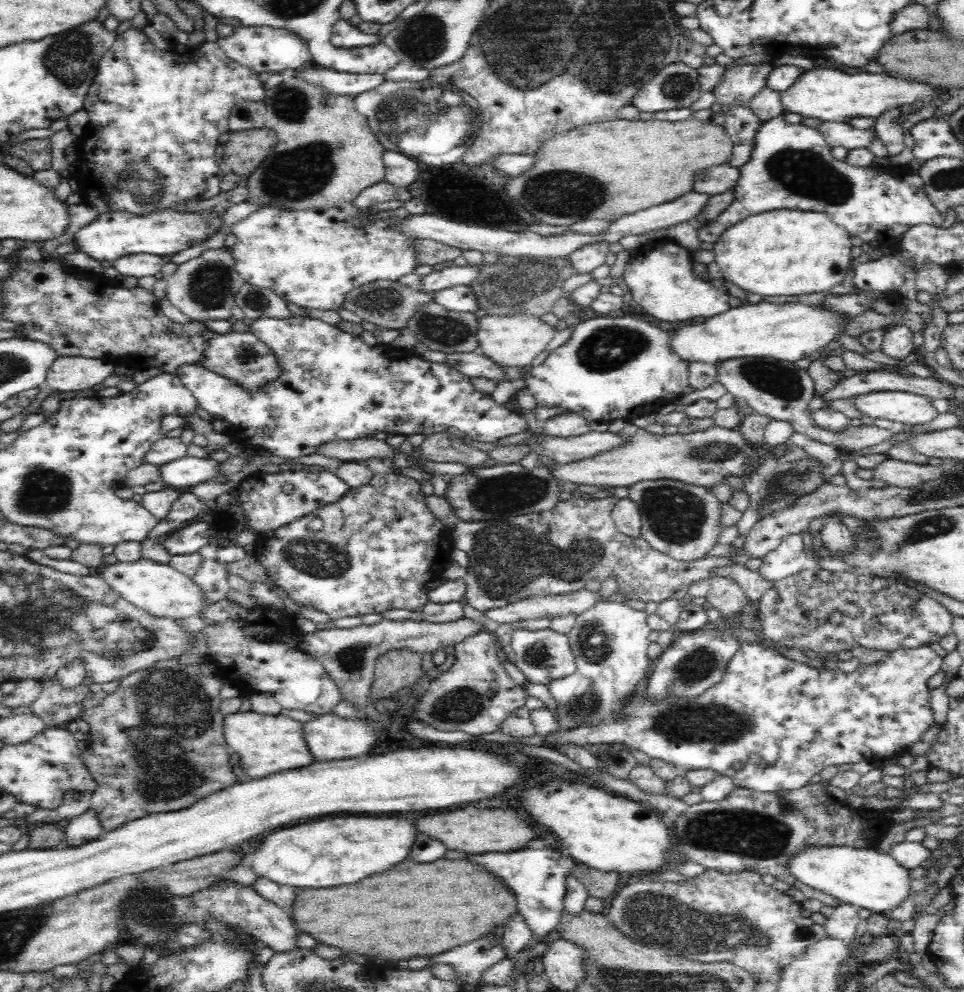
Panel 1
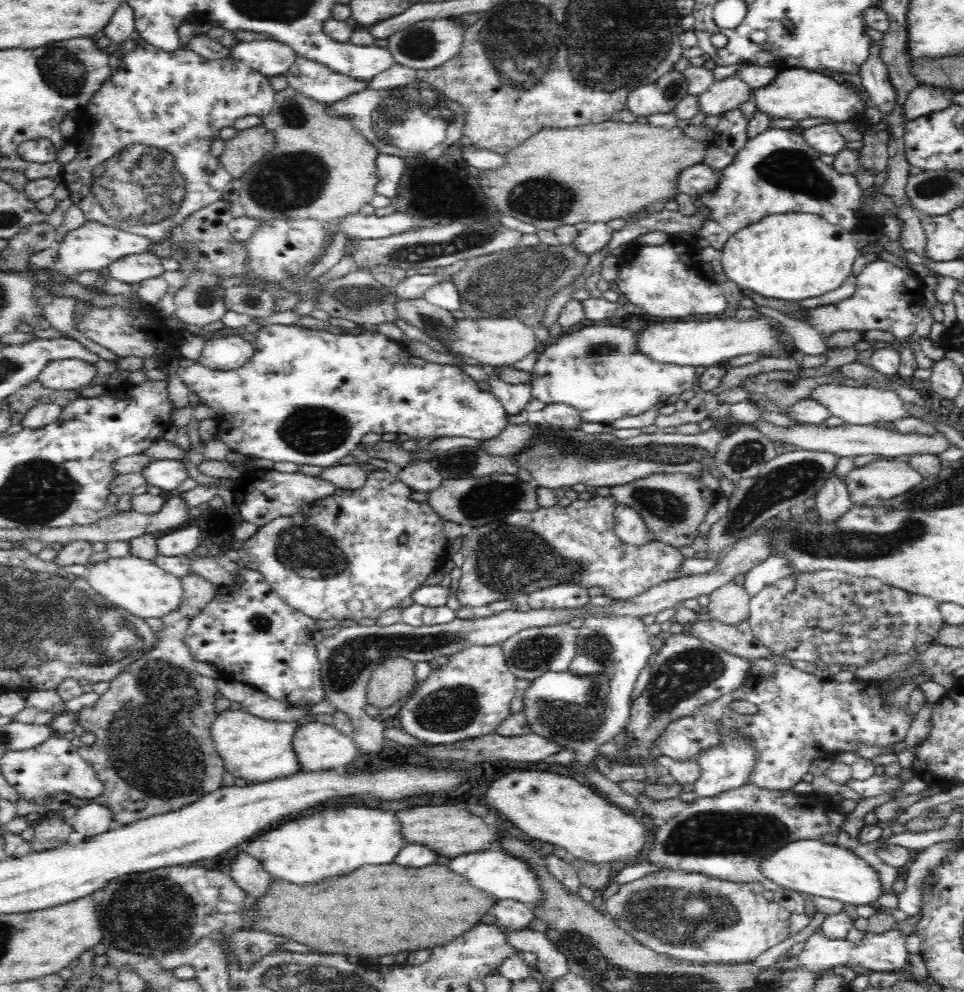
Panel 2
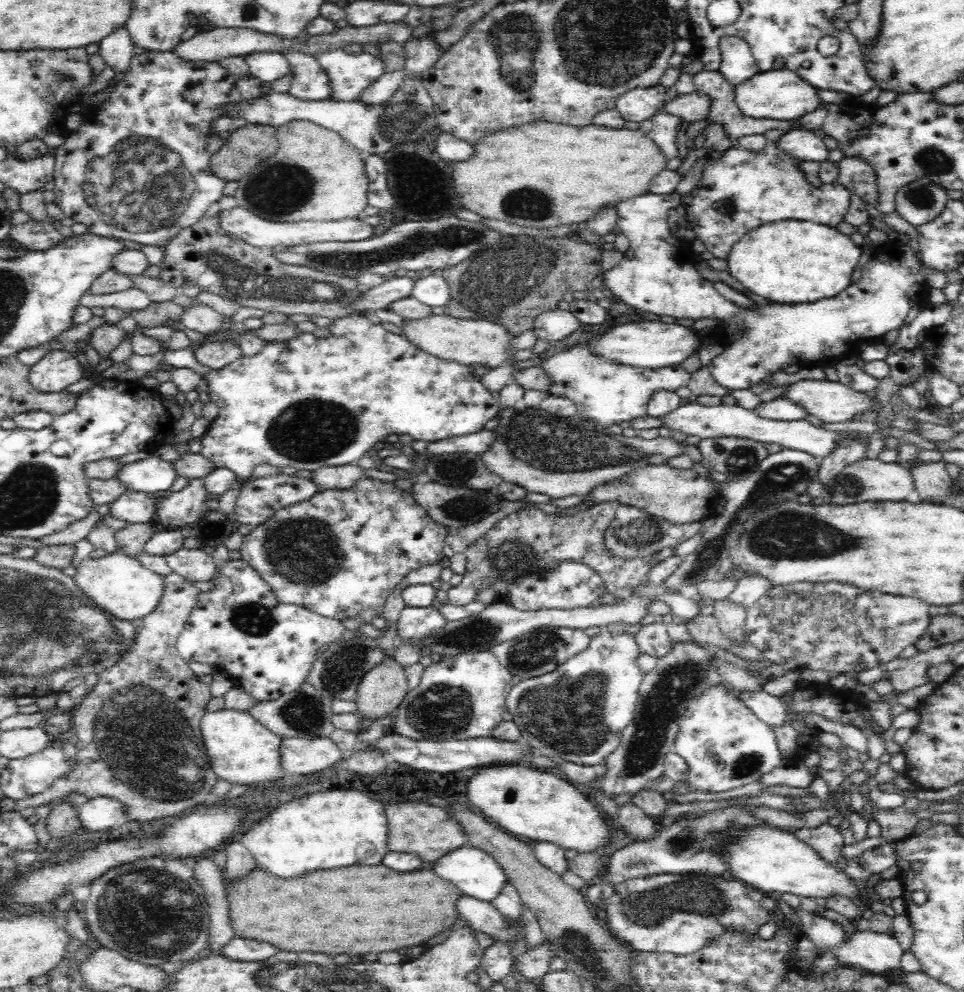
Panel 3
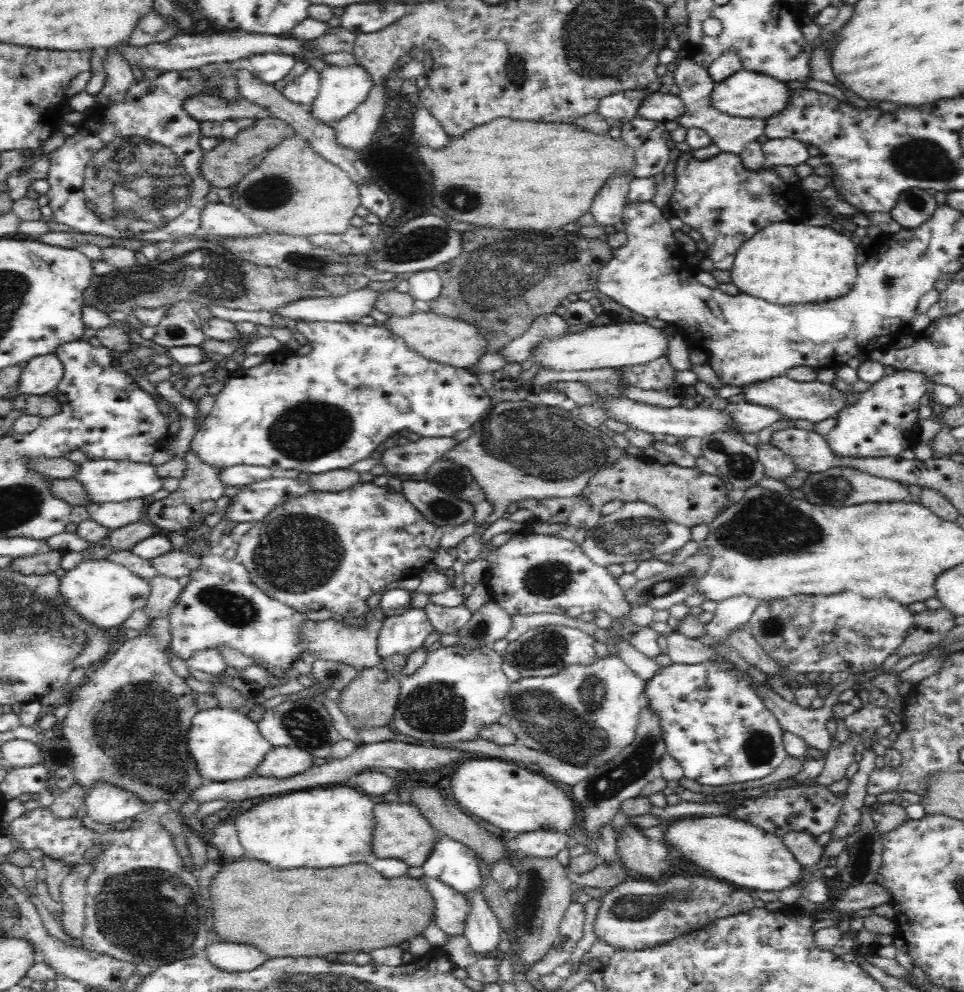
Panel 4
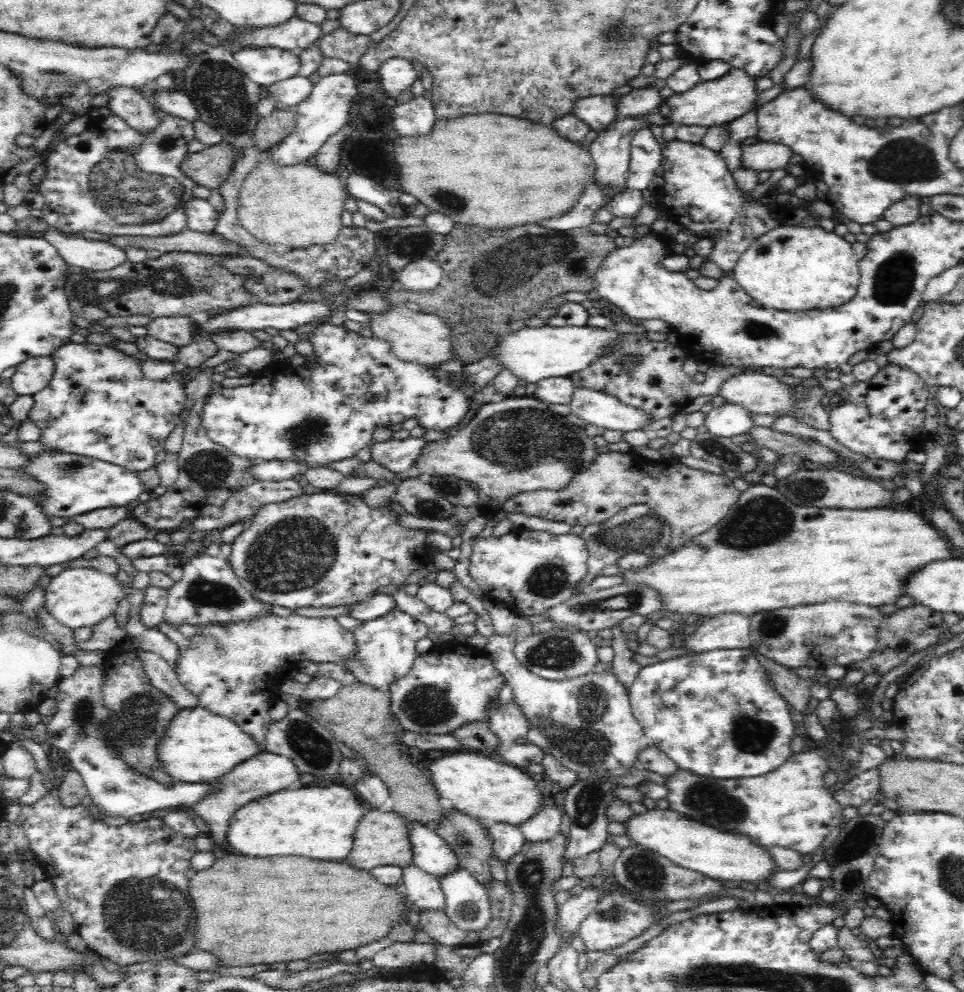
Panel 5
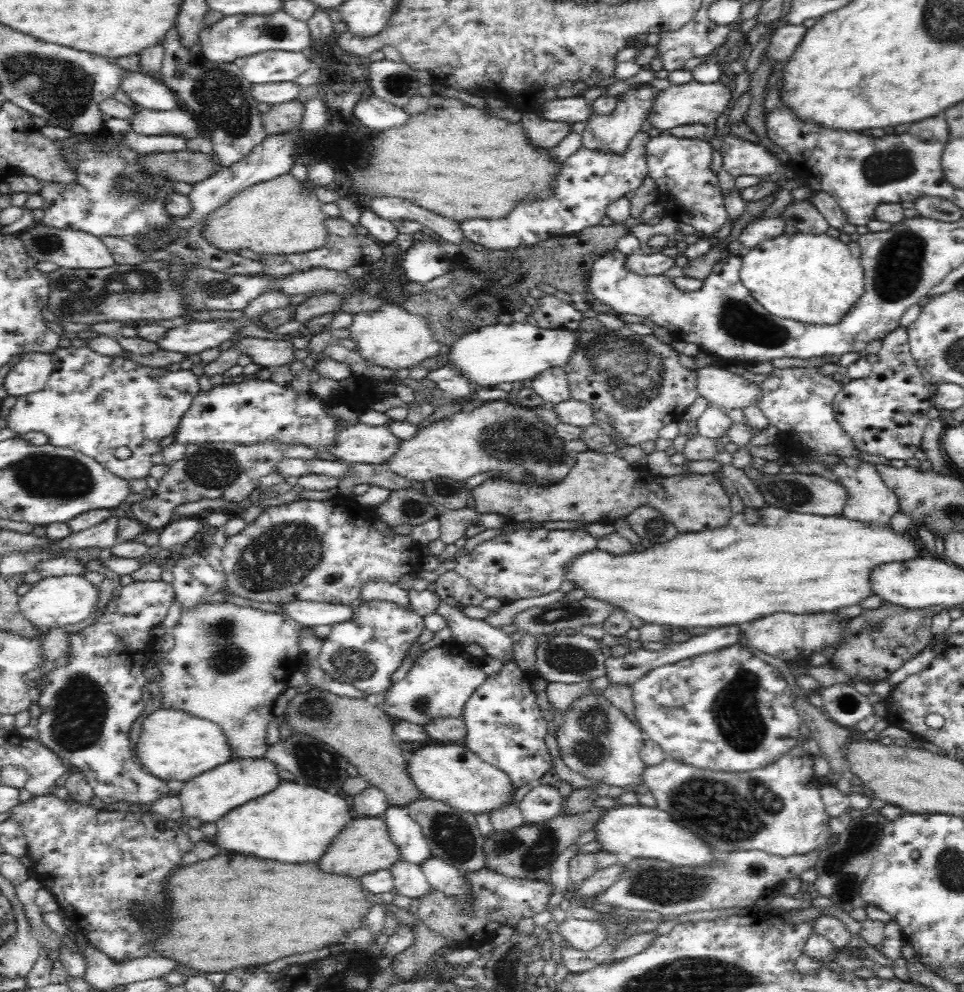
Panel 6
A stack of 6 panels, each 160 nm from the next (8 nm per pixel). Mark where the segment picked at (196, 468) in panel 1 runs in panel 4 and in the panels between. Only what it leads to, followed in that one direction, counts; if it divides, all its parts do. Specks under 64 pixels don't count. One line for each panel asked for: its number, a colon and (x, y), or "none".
2: (165, 474)
3: (152, 474)
4: (103, 480)

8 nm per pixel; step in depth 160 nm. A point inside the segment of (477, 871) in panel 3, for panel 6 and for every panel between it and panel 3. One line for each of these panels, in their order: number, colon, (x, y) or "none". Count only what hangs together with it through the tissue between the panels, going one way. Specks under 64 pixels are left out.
4: (455, 864)
5: (430, 853)
6: (405, 833)

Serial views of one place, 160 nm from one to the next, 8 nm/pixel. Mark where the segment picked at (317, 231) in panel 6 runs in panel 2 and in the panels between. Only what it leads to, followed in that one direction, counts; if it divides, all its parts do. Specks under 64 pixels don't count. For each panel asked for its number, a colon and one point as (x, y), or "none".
2: (321, 168)
3: (315, 175)
4: (294, 191)
5: (295, 206)

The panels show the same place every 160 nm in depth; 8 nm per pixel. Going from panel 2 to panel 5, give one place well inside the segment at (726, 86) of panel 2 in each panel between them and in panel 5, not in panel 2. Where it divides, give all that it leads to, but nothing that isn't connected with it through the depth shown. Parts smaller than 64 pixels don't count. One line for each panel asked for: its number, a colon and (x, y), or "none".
3: (689, 107)
4: (660, 107)
5: (639, 101)

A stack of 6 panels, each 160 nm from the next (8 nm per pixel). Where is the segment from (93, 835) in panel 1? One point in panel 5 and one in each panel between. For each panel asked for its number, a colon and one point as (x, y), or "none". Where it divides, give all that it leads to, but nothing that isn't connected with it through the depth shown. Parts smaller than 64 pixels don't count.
2: (92, 819)
3: (100, 813)
4: (105, 803)
5: (76, 727)

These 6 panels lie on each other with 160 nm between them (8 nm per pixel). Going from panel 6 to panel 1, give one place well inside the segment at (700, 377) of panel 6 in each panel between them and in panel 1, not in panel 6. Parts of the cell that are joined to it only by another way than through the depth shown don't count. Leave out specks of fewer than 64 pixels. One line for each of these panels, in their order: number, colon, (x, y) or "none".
1: (910, 409)
2: (855, 405)
3: (829, 401)
4: (814, 401)
5: (757, 393)

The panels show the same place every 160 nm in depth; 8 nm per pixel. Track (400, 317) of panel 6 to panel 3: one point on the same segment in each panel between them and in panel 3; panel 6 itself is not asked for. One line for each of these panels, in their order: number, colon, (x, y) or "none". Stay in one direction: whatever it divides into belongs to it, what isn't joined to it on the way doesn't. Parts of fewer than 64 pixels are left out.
3: (470, 342)
4: (450, 342)
5: (421, 338)

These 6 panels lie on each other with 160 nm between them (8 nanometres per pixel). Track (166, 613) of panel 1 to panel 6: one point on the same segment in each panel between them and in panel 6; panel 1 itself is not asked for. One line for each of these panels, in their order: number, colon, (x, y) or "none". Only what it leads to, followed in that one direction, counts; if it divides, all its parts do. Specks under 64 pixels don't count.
2: (138, 586)
3: (118, 584)
4: (104, 593)
5: (76, 598)
6: (55, 602)

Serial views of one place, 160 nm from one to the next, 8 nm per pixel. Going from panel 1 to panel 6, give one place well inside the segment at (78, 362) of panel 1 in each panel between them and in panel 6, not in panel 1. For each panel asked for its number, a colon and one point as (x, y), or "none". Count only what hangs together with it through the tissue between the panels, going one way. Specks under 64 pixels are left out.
2: (65, 374)
3: (55, 369)
4: (41, 374)
5: (34, 373)
6: (31, 373)

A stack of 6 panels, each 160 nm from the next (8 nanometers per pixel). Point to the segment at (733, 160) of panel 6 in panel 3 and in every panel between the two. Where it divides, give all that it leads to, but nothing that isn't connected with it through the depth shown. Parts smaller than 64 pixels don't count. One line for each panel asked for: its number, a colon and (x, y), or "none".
3: (802, 145)
4: (788, 152)
5: (762, 156)

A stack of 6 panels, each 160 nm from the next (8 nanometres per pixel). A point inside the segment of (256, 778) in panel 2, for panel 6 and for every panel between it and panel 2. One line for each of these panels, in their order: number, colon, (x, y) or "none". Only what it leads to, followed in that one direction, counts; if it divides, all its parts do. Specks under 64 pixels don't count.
3: (240, 750)
4: (225, 745)
5: (201, 746)
6: (174, 746)

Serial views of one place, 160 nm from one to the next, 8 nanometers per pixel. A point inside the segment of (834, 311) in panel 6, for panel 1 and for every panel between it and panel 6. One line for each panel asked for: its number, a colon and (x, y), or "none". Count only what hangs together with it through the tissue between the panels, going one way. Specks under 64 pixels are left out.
1: (782, 252)
2: (790, 256)
3: (790, 261)
4: (787, 264)
5: (799, 268)

